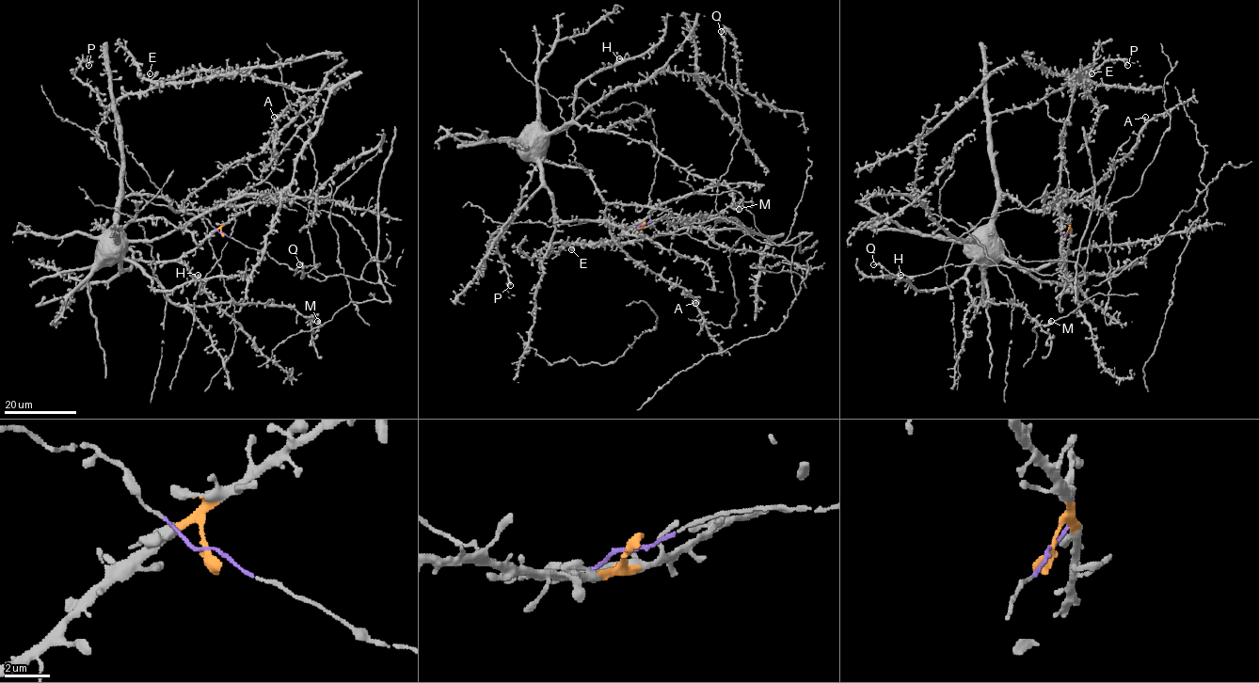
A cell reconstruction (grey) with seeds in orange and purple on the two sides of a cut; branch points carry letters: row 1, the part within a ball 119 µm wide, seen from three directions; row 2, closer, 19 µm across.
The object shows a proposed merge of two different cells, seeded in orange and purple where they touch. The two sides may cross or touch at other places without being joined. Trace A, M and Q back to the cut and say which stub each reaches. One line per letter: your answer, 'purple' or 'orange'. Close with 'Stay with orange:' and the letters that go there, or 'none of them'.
A: orange
M: purple
Q: purple
Stay with orange: A

